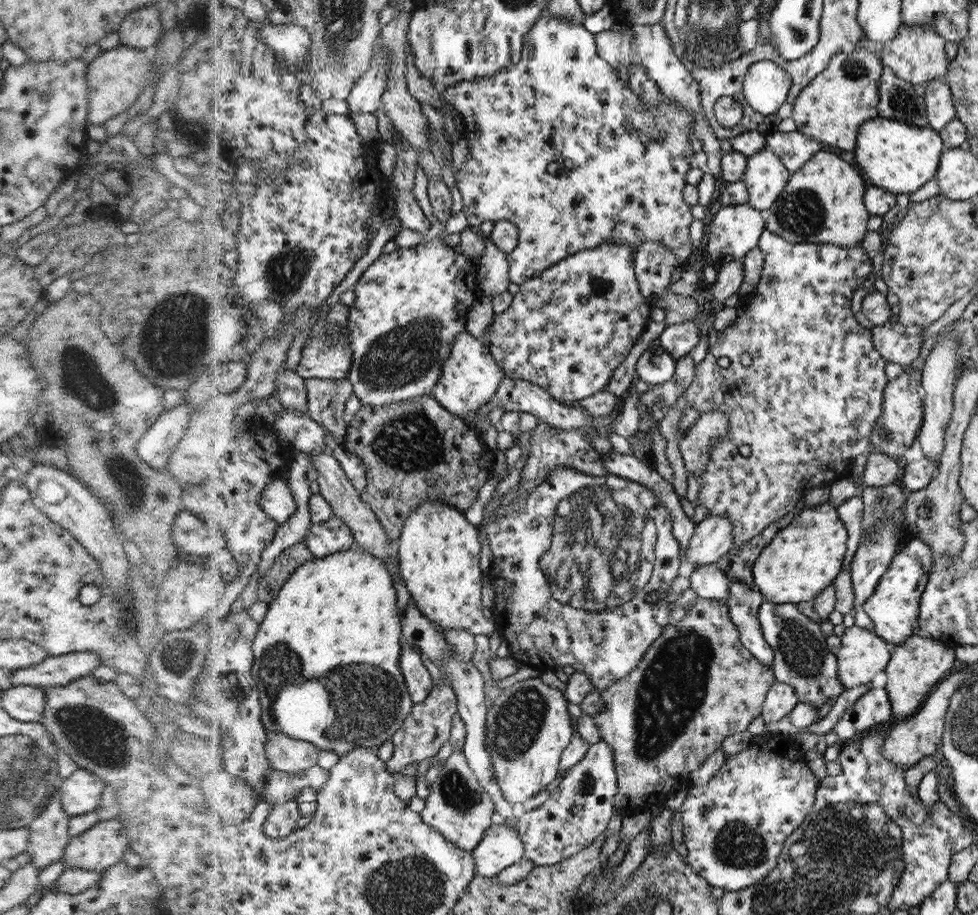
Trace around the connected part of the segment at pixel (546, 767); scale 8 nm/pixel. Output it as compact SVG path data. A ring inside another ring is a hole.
M538 677L516 682L492 701L492 708L487 710L489 728L486 731L486 749L490 752L498 786L508 802L523 803L540 790L544 790L556 778L560 756L570 744L570 738L575 736L570 714L566 710L566 700L568 698L564 698L564 694L560 694L556 688L540 684Z

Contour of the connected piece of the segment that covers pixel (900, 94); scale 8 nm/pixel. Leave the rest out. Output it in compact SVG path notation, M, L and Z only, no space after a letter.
M888 67L883 70L881 78L879 116L897 119L910 126L929 126L925 98L916 94L911 82L898 78Z

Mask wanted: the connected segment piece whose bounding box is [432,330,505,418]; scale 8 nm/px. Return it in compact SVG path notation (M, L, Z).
M464 330L458 335L454 351L445 362L445 369L433 396L442 406L461 418L476 413L478 408L490 402L497 391L501 380L505 377L505 369L493 357L489 347L481 340L474 339L468 331Z

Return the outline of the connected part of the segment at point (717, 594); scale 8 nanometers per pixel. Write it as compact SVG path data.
M717 563L694 567L688 575L691 582L690 588L700 598L728 603L731 582L726 573L717 567Z

